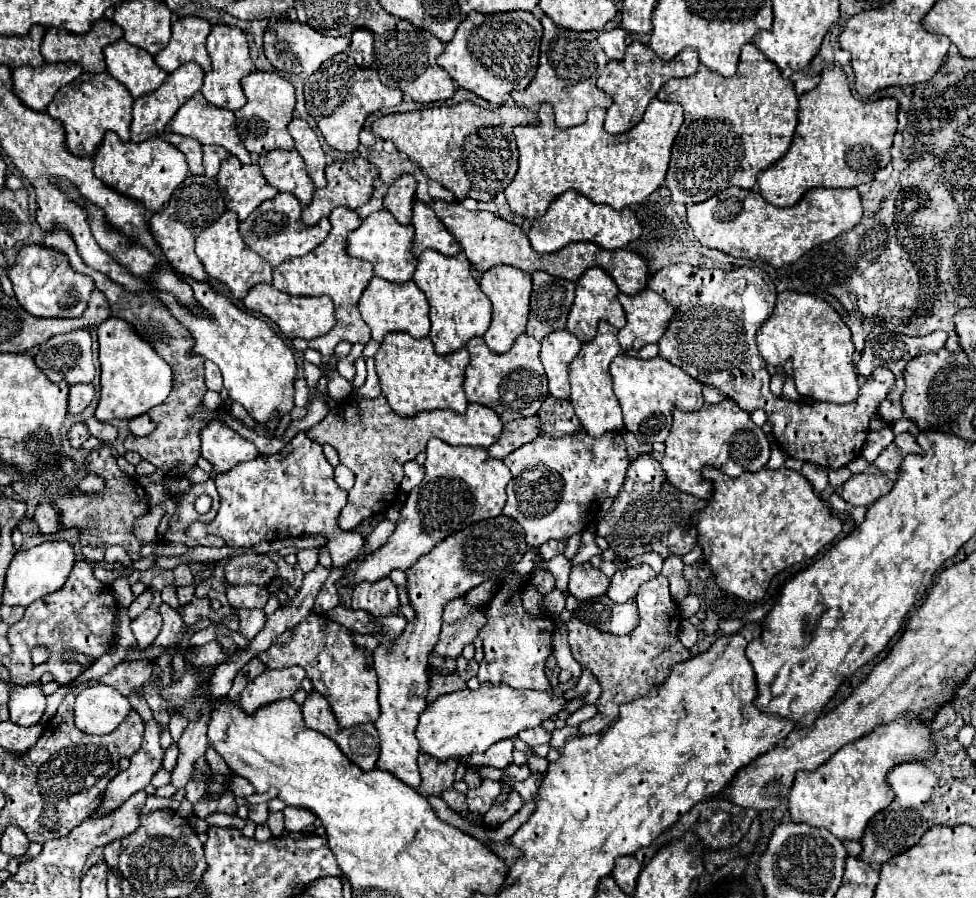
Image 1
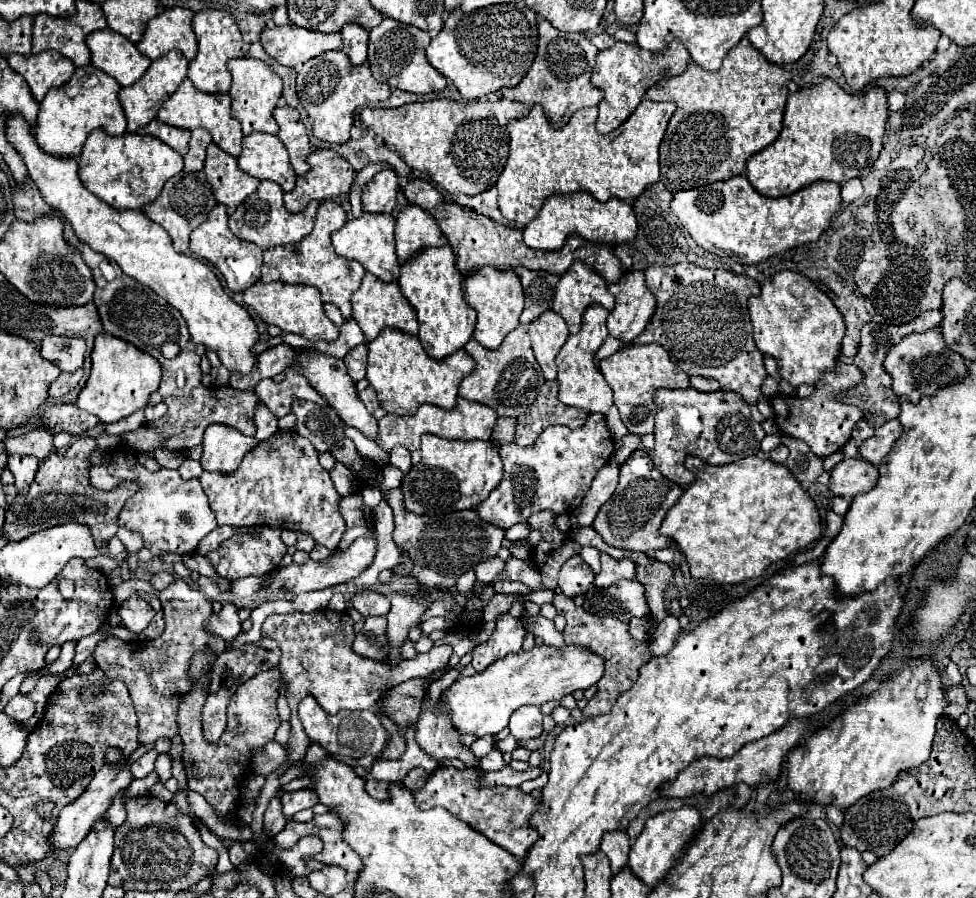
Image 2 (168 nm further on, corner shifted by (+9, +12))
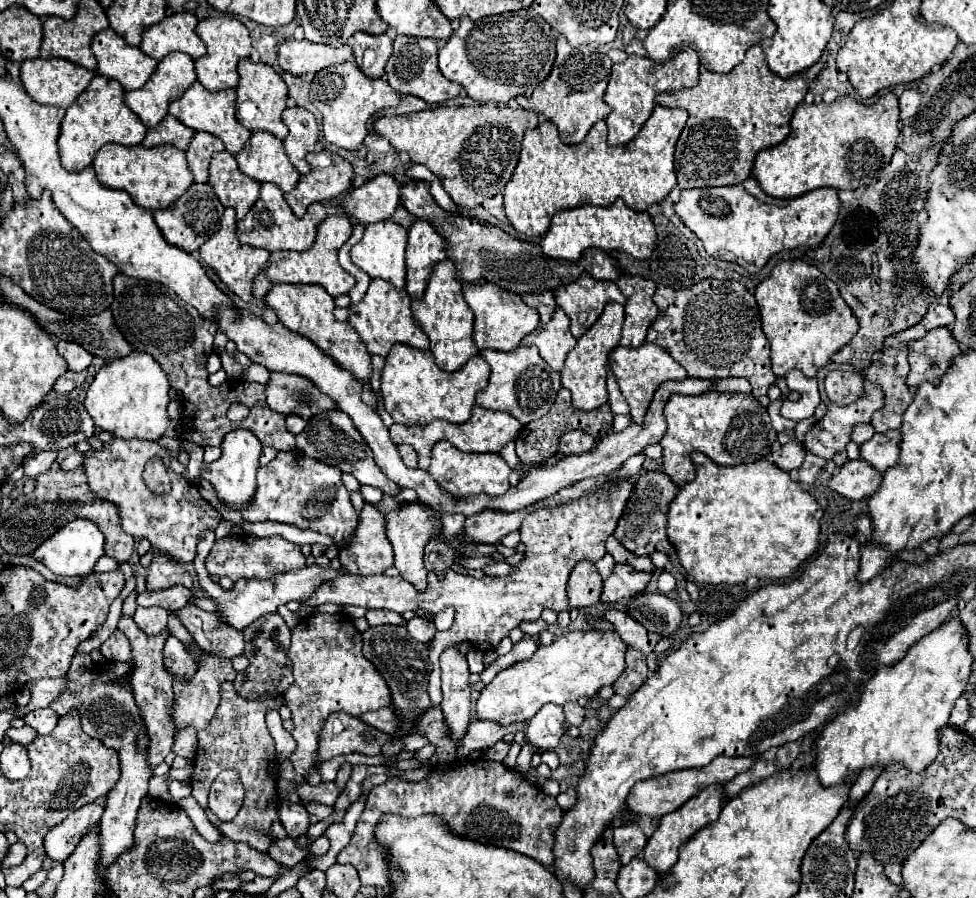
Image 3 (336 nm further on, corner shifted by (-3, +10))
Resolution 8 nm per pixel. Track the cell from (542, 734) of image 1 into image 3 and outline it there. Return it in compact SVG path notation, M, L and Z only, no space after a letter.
M547 704L535 714L535 718L529 720L527 728L529 742L539 750L555 750L561 736L565 734L565 714L563 706Z

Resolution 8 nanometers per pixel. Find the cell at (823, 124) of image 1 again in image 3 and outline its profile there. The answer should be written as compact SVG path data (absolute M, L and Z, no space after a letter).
M895 94L881 96L875 104L865 106L855 102L853 98L837 98L833 104L805 104L801 102L795 108L795 114L791 118L791 132L789 136L767 150L761 150L755 156L753 164L753 176L757 178L763 192L771 194L773 198L795 198L805 192L811 192L815 188L835 188L835 190L853 190L861 186L869 186L879 180L881 168L885 168L895 152L897 136L899 136L899 102Z

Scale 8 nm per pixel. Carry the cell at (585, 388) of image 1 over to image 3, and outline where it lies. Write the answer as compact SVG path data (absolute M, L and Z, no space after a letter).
M609 302L603 310L603 314L599 316L599 320L587 330L587 334L583 334L577 340L577 346L567 354L565 366L561 370L561 384L571 390L573 394L573 406L577 410L593 410L599 408L603 404L607 404L607 388L605 388L605 380L607 380L607 358L609 352L613 348L619 346L621 340L621 326L623 326L623 306L617 302Z

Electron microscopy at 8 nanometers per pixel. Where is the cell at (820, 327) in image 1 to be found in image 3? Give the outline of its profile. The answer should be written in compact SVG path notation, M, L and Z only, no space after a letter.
M803 260L777 264L771 276L757 286L755 300L761 314L761 330L771 346L771 368L777 376L797 368L807 378L815 378L817 370L829 364L831 356L857 332L857 320L837 286L821 270Z

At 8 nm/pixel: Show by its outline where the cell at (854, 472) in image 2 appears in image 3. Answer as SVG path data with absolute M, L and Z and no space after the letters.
M849 460L845 462L837 474L829 480L829 488L847 500L863 500L877 492L881 484L881 474L867 464L865 460Z

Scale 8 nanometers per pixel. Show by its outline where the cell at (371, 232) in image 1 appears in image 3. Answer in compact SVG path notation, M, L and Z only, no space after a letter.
M391 220L367 224L363 238L349 252L351 262L363 272L367 272L371 278L383 278L399 290L405 286L405 244L407 244L407 230L403 226Z

